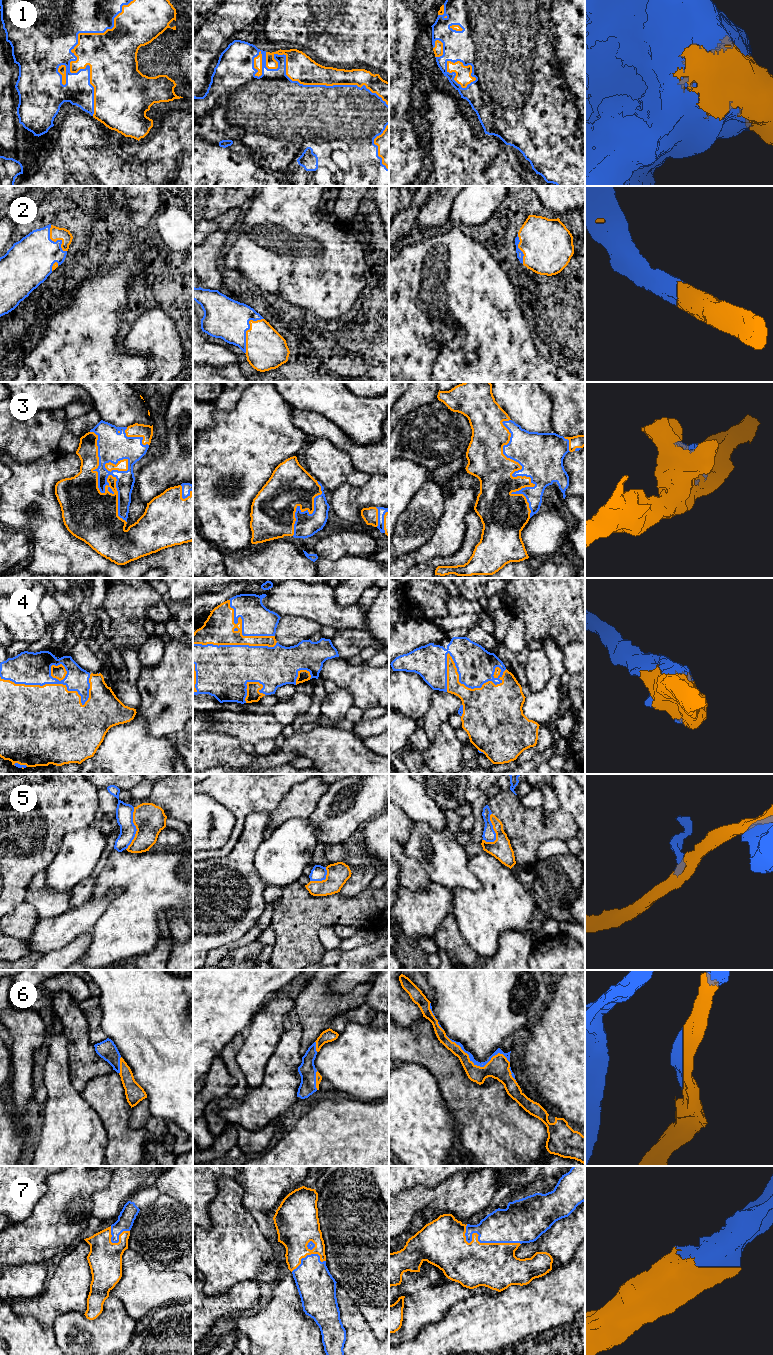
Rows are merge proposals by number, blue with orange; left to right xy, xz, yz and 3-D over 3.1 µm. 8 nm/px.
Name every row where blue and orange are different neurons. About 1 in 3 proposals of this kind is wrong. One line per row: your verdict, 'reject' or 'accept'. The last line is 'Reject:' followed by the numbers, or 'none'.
1: accept
2: accept
3: accept
4: accept
5: reject
6: accept
7: accept
Reject: 5

